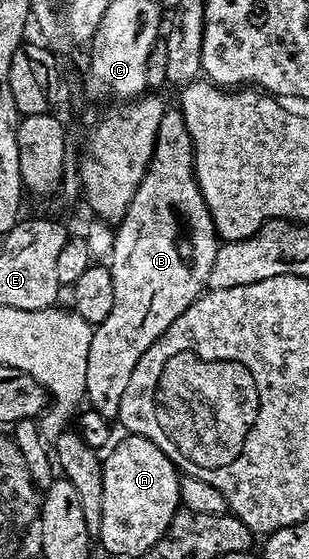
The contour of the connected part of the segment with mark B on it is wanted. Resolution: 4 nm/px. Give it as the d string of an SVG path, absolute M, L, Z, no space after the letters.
M171 110L164 111L161 122L157 126L155 149L151 155L151 161L147 163L147 172L141 178L139 185L135 187L135 193L127 207L127 213L123 215L122 220L118 221L115 228L115 241L111 247L109 257L109 267L113 274L113 310L109 310L109 318L105 318L105 322L94 325L93 342L89 342L89 367L85 370L86 403L93 410L97 410L97 414L101 414L110 421L114 421L119 415L121 397L125 395L125 390L129 387L129 377L133 374L133 366L137 366L141 354L145 354L145 350L149 350L149 346L153 346L153 342L157 342L157 338L161 334L165 334L165 330L169 330L169 326L173 326L173 322L177 322L177 318L181 318L181 314L185 314L185 310L190 304L197 297L202 296L207 288L209 270L215 261L221 241L215 234L215 227L211 224L211 215L207 213L207 207L203 201L199 184L195 181L194 154L195 151L191 145L191 135L185 126L185 118L182 112L178 110L172 110L172 112Z

